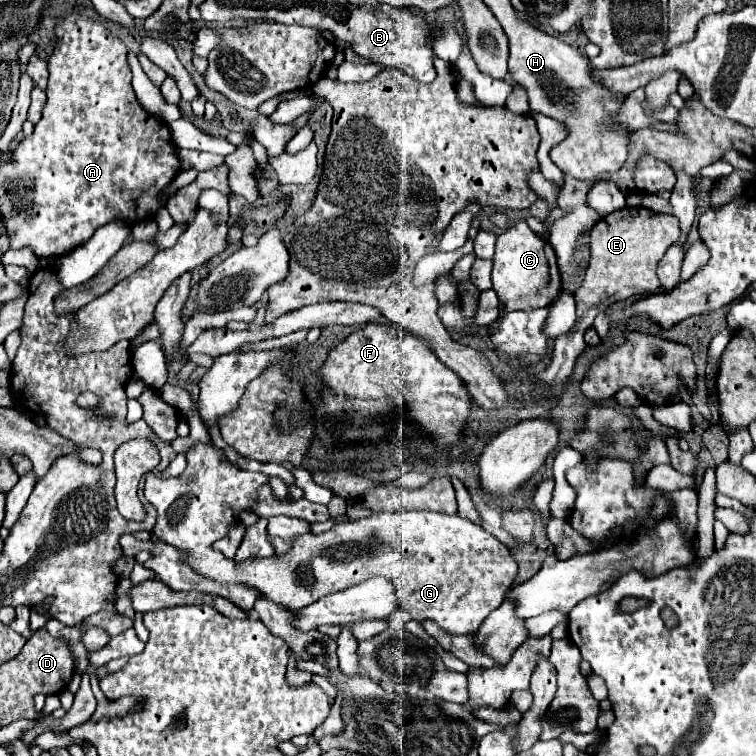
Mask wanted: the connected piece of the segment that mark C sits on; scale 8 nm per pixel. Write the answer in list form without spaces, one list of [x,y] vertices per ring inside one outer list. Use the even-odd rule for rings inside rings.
[[[518,221],[510,225],[504,233],[498,235],[496,253],[494,253],[494,269],[492,269],[492,289],[500,299],[500,315],[510,311],[526,311],[536,307],[548,307],[554,303],[562,291],[562,277],[556,261],[556,253],[552,245],[536,235],[526,221]]]

